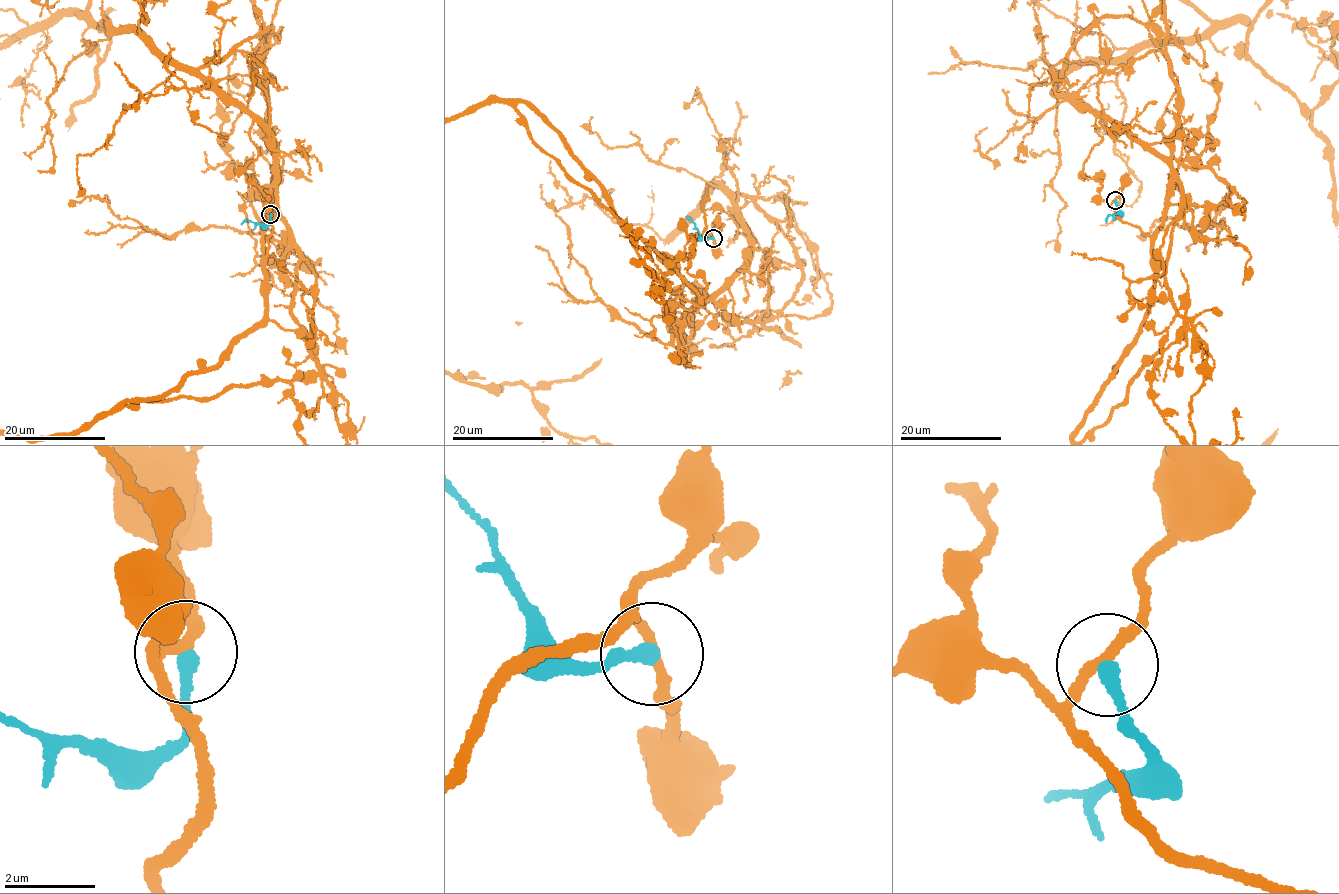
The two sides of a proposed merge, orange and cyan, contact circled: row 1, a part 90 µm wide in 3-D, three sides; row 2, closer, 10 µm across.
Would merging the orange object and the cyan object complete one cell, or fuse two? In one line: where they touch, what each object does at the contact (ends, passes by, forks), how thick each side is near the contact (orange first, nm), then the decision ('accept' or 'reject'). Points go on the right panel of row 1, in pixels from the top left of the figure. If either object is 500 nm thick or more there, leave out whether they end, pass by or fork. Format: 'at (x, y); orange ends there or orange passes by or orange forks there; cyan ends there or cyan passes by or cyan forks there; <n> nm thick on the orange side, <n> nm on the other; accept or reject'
at (1115, 200); orange passes by; cyan ends there; 240 nm thick on the orange side, 320 nm on the other; reject

